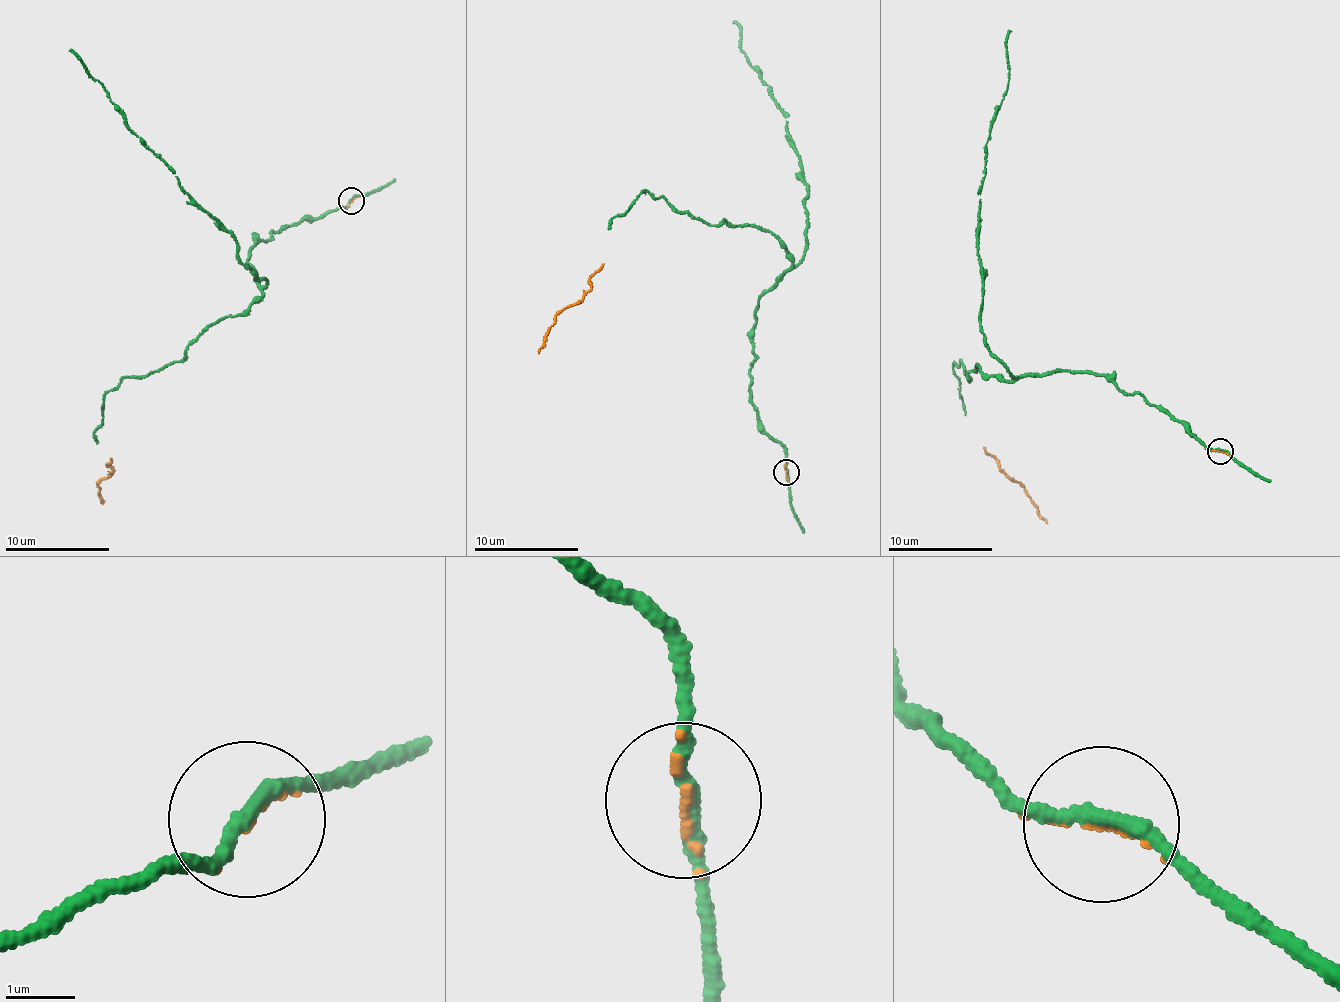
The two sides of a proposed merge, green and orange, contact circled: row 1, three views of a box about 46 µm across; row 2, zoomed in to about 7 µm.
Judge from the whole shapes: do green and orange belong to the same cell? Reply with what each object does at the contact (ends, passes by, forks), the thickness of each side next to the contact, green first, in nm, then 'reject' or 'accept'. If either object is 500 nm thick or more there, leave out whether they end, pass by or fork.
green passes by; orange ends; calibres 200 and 120 nm; accept

